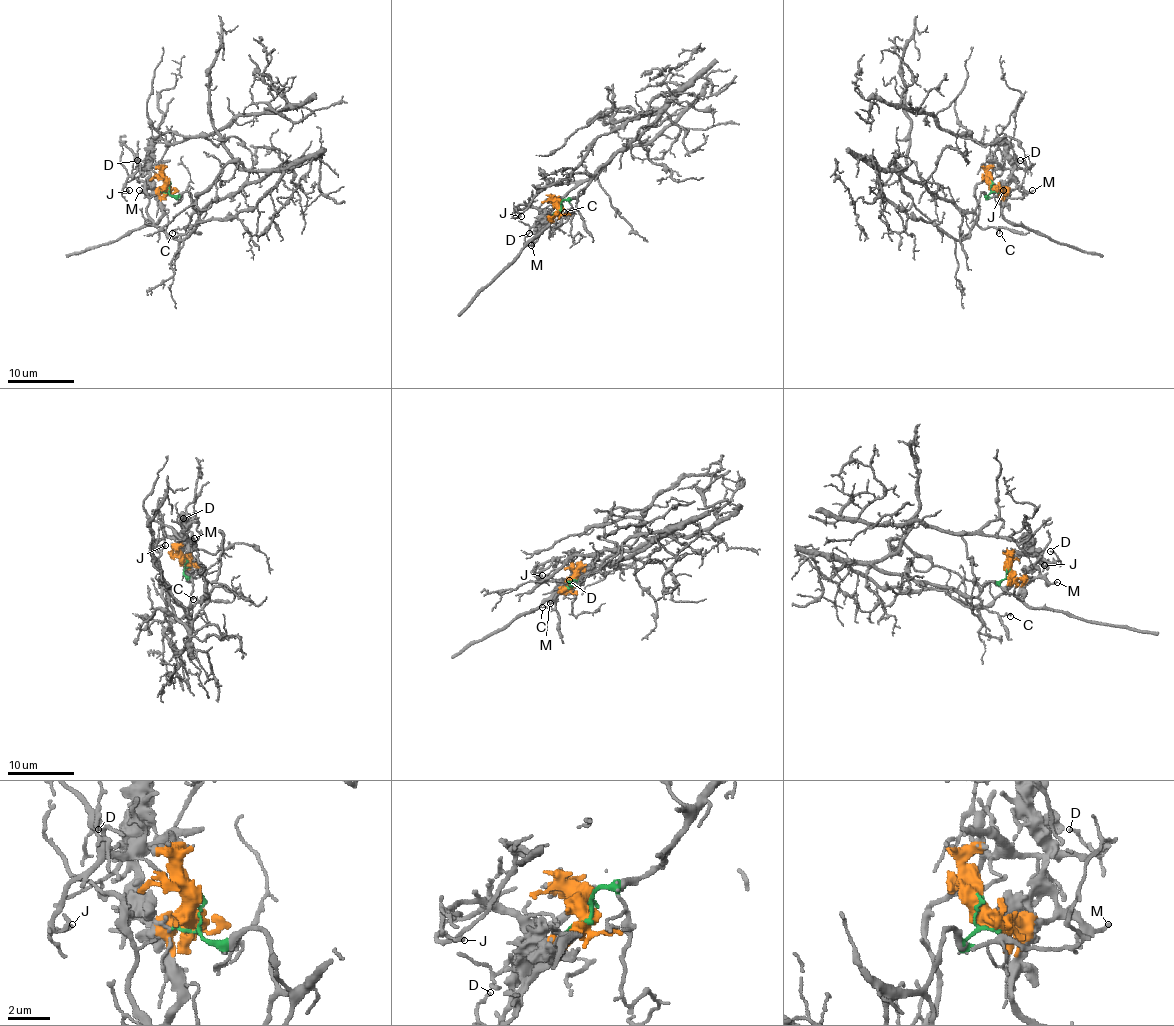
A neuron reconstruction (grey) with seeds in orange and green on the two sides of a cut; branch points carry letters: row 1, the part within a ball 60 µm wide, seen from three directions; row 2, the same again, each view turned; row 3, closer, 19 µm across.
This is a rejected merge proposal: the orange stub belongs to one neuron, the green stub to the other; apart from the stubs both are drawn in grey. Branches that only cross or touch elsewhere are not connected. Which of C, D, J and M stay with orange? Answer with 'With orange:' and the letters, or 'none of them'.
With orange: D, J, M

